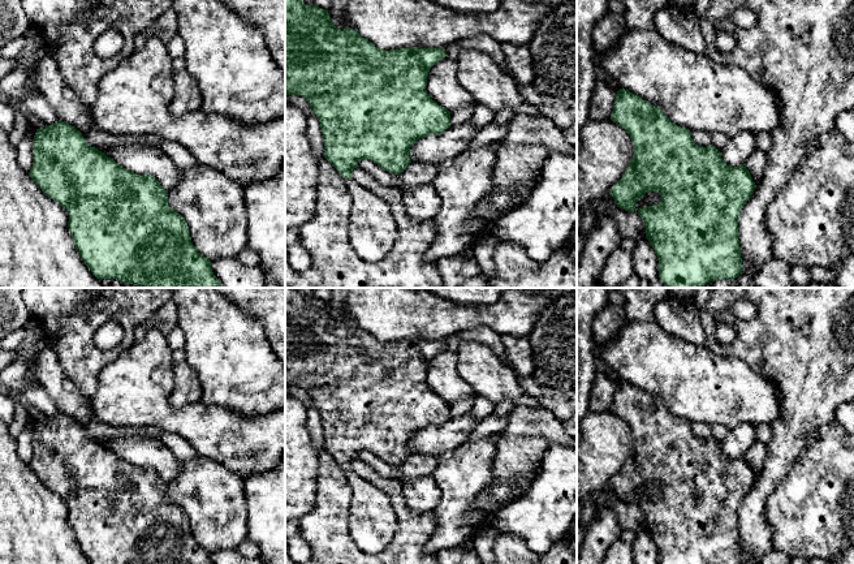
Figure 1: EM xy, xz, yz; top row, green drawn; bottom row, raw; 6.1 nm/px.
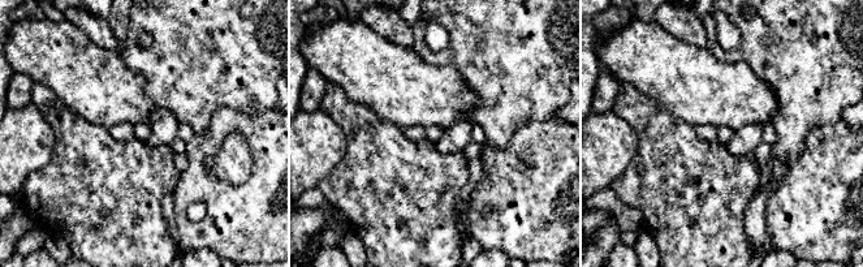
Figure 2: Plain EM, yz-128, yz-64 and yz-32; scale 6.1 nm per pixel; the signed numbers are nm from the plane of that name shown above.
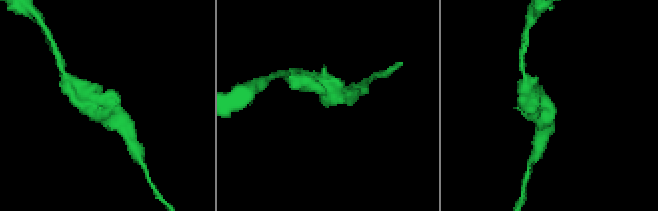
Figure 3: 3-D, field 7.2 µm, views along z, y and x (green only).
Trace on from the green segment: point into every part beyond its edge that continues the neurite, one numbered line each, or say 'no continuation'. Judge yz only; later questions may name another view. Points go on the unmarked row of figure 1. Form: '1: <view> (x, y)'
no continuation

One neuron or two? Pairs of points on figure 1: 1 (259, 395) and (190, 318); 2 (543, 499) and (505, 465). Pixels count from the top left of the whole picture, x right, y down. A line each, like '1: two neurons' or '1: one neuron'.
1: one neuron
2: two neurons

